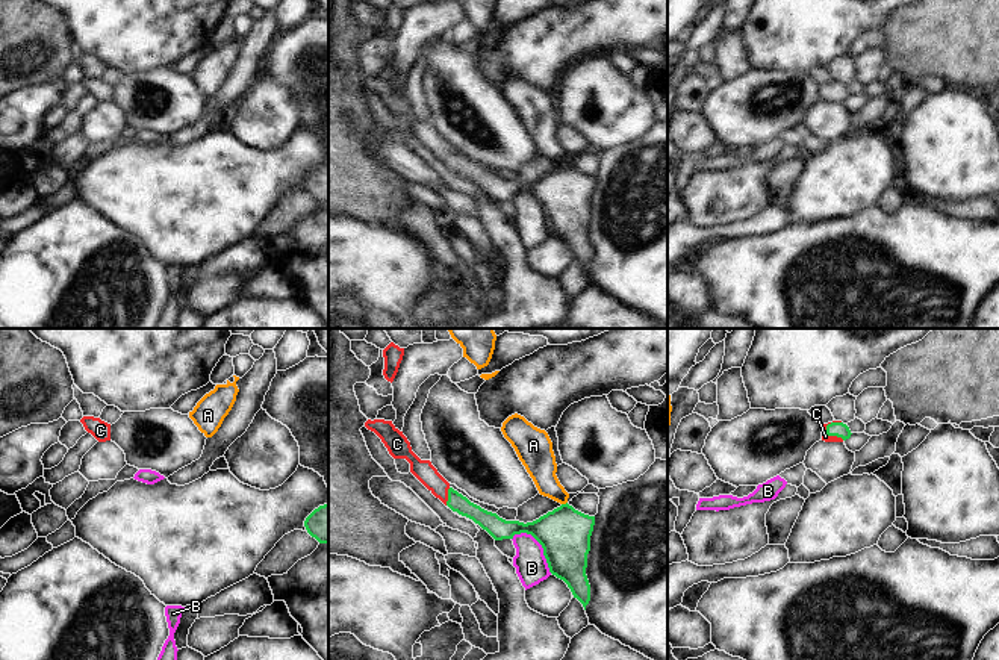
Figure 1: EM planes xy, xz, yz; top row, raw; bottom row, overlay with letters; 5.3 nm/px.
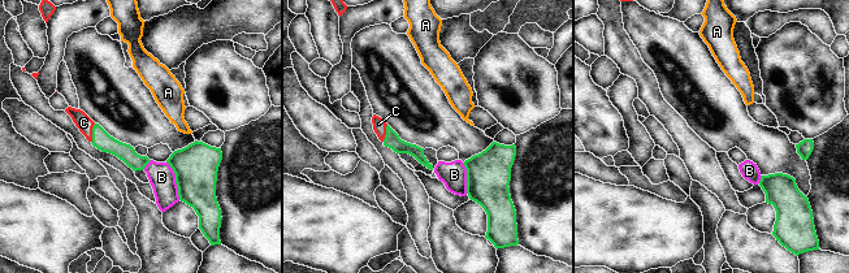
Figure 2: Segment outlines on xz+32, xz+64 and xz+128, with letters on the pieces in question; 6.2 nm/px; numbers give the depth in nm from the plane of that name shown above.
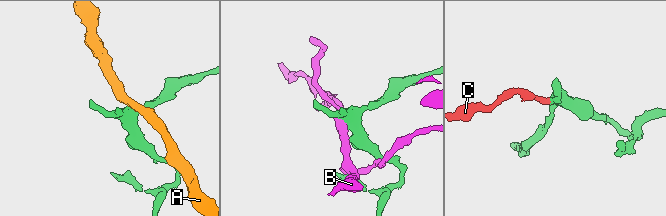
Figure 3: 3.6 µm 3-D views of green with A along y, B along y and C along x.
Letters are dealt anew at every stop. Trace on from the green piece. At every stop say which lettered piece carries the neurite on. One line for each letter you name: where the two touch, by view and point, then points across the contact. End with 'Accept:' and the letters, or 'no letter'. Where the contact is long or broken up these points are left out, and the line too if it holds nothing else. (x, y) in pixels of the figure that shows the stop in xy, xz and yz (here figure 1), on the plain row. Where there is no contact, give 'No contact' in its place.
C: Touches green at yz (831, 96). Path across: yz (834, 90), (831, 96), (825, 97)
Accept: C

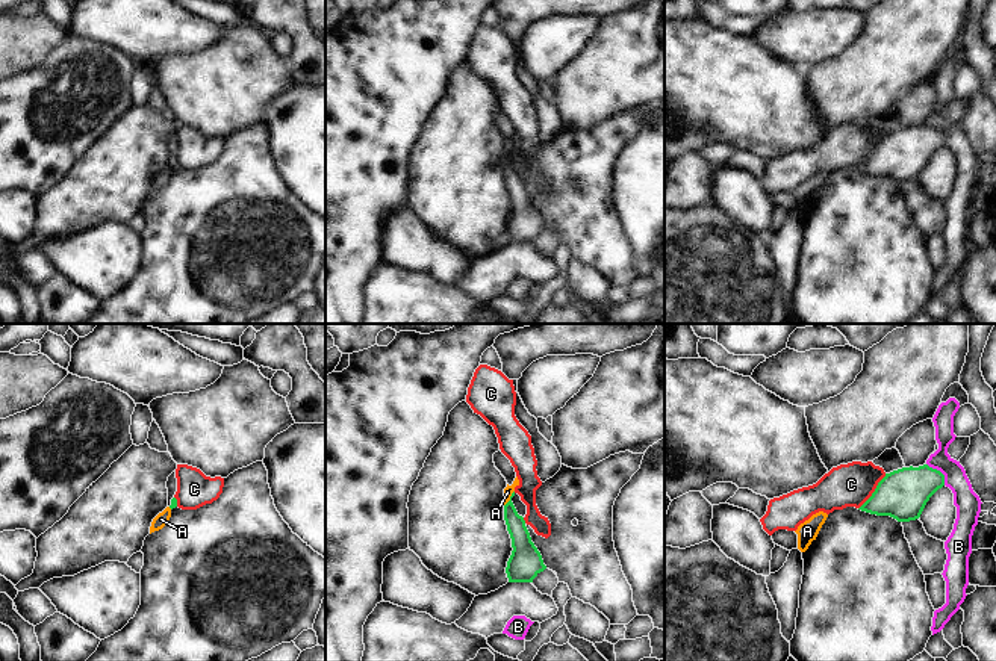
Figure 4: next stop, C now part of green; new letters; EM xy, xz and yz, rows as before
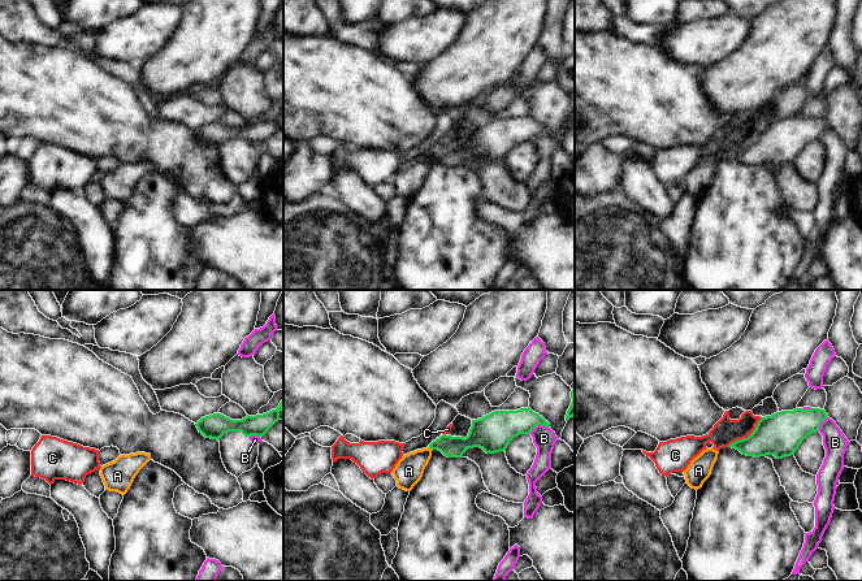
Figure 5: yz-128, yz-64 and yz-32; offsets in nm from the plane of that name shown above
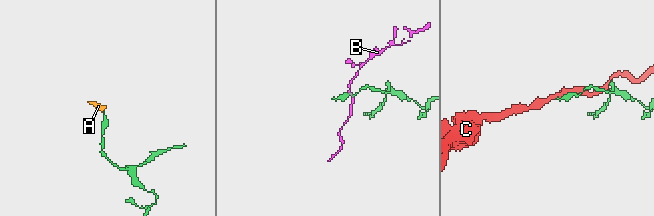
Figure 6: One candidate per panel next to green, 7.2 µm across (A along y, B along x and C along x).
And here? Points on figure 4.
A: Touches green at xz (510, 159). Path across: xz (521, 203), (509, 171), (510, 159), (507, 153)
Accept: A

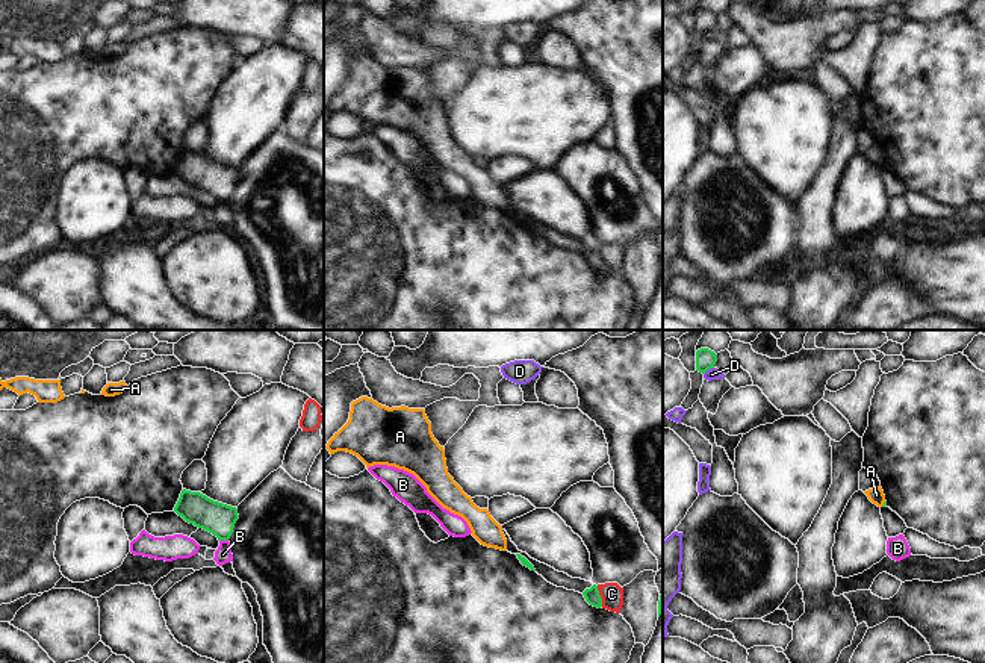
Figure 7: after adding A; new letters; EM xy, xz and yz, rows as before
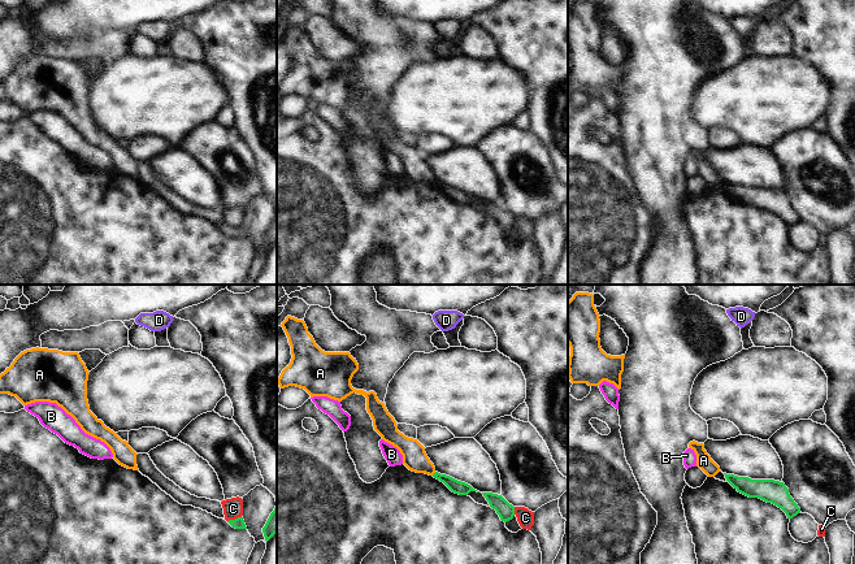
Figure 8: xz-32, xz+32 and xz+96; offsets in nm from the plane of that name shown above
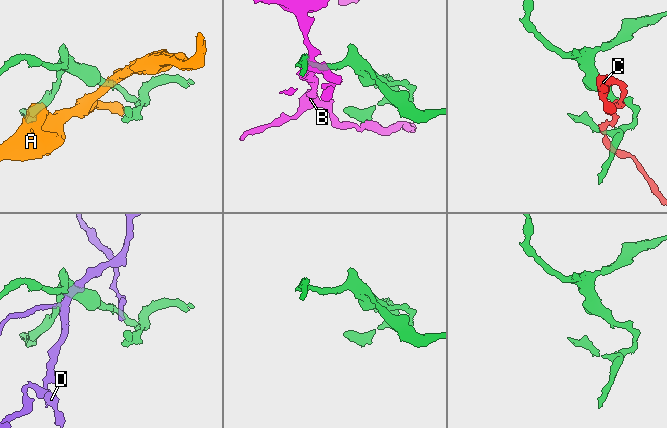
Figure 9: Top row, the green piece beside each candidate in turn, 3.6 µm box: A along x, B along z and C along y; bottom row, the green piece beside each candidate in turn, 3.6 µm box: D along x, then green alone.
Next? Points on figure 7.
Accept: no letter

